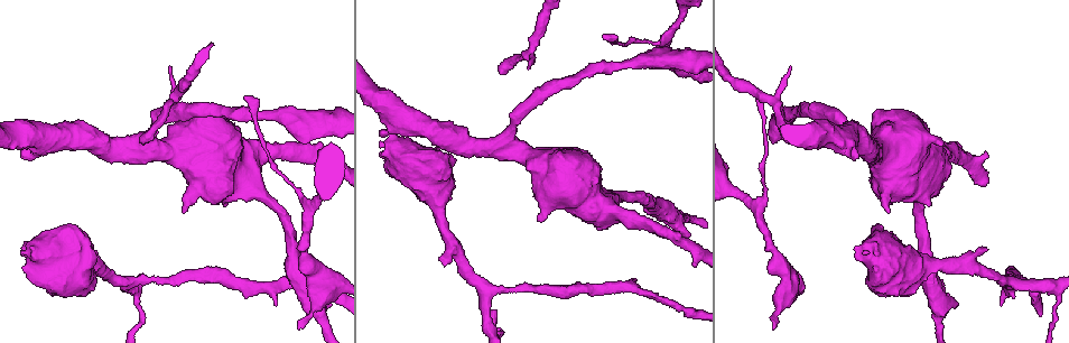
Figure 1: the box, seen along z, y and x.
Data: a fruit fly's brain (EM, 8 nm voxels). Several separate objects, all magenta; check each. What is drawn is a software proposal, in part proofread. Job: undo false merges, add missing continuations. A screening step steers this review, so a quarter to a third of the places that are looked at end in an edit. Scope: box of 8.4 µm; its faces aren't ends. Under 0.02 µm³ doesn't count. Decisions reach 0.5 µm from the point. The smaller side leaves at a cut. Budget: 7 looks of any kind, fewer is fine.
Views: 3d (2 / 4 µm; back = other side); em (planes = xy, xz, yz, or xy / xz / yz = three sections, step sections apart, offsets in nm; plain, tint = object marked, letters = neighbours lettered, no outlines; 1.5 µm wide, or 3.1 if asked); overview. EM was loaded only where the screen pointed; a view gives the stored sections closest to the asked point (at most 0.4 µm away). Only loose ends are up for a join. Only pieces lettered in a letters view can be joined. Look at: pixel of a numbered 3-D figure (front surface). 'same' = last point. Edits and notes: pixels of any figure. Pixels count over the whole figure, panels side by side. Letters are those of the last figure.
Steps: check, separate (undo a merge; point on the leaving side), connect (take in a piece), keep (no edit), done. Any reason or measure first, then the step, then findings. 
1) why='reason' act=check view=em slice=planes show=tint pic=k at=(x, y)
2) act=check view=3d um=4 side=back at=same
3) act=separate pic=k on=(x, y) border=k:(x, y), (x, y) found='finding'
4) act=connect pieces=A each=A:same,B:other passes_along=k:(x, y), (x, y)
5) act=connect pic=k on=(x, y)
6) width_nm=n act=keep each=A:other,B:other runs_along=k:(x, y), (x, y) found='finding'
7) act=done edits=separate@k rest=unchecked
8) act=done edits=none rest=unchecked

why='stops while still wide' act=check view=3d um=2 pic=1 at=(380, 136)

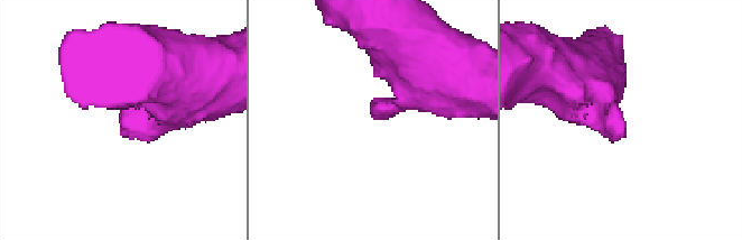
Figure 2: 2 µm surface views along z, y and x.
act=check view=em slice=yz step=4 show=letters pic=2 at=(124, 134)

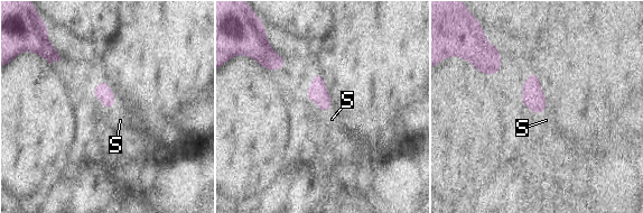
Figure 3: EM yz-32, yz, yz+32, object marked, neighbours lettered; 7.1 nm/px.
why='cut it another way' act=check view=em slice=planes show=letters at=same

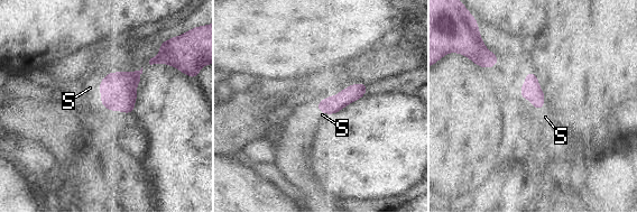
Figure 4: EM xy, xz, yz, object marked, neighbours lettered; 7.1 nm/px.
act=connect pic=4 on=(545, 117) each=S:same passes_along=4:(532, 90), (543, 105), (545, 117) found='it goes on there'

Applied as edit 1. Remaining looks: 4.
why='tapers out' act=check view=em slice=planes show=letters pic=1 at=(142, 141)

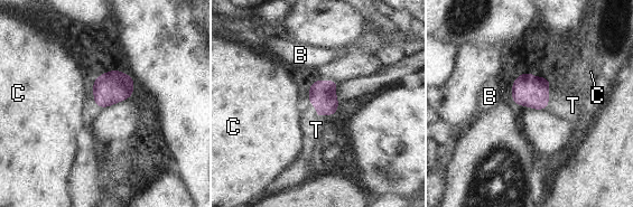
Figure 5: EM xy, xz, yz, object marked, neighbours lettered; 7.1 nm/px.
longest_contact=T:200nm act=connect pic=5 on=(316, 130) each=B:other,C:other,T:same passes_along=5:(322, 94), (318, 116), (316, 130) found='it goes on there'

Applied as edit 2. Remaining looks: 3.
why='see it whole again' act=check view=overview

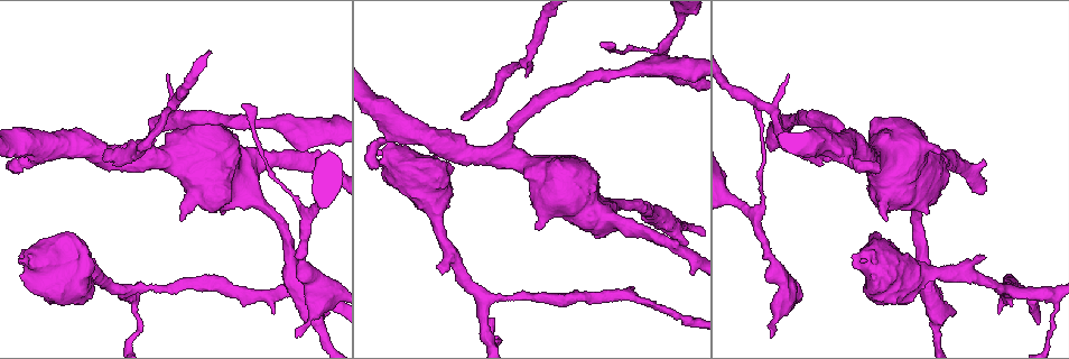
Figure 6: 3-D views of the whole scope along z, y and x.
act=check view=em slice=xz step=8 show=letters pic=6 at=(244, 103)

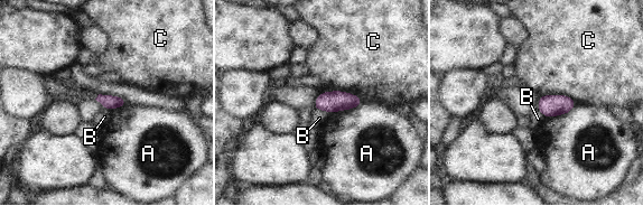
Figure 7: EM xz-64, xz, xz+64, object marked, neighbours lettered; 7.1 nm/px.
act=keep each=A:other,B:other,C:other border=7:(314, 109), (332, 113) found='no lettered piece goes on from it'

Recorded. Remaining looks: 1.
act=done edits=connect@4,connect@5 rest=unchecked

